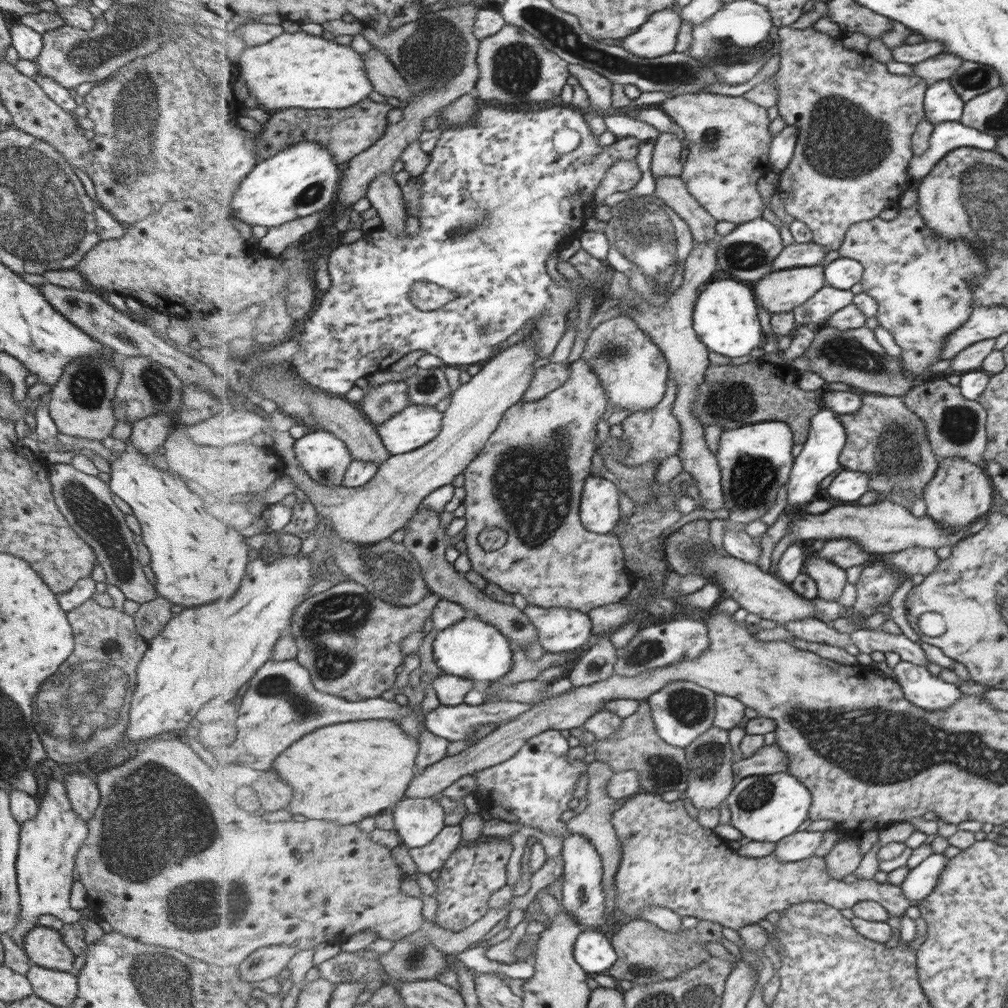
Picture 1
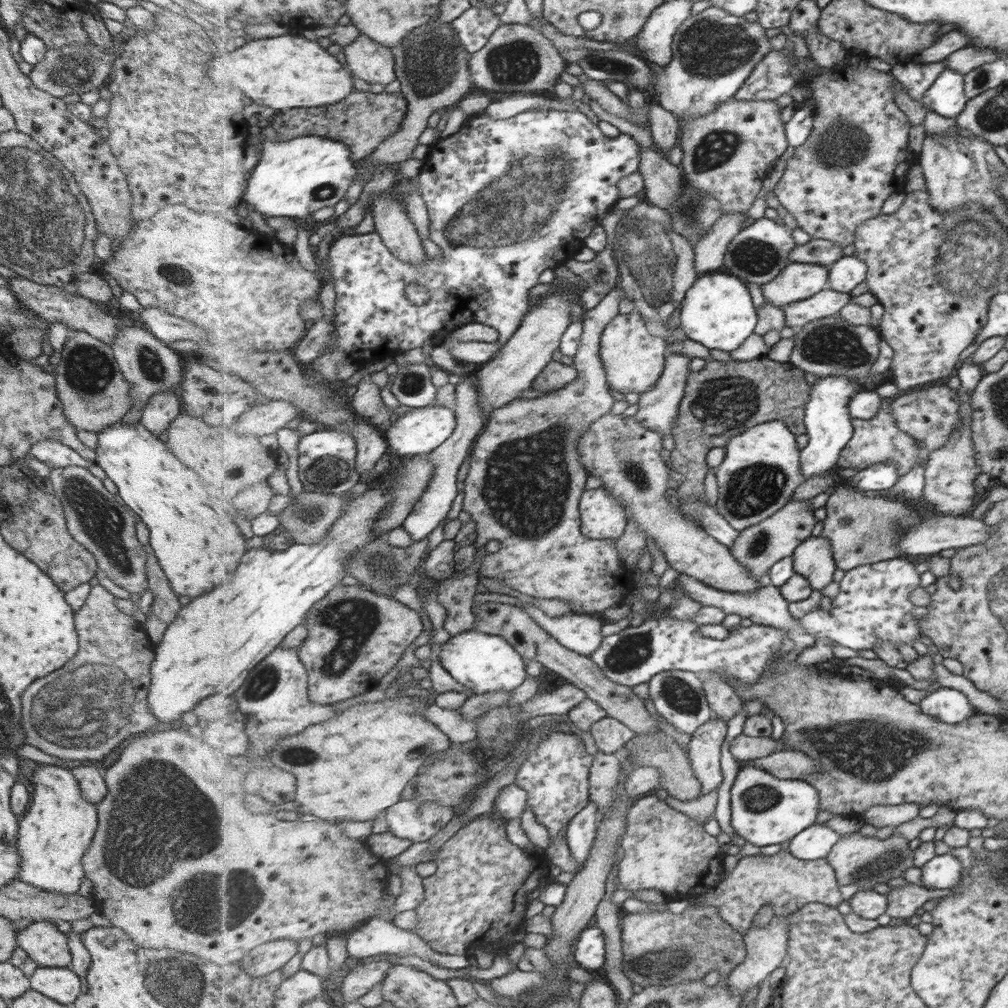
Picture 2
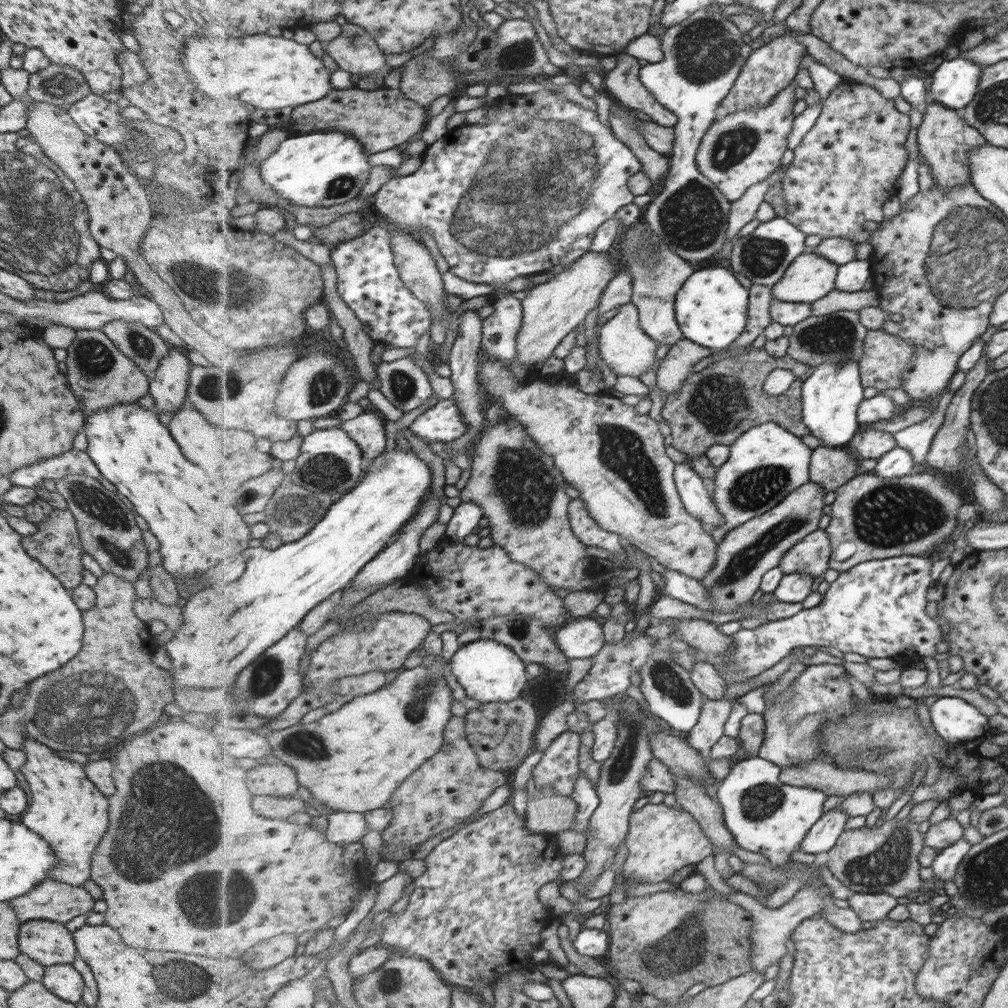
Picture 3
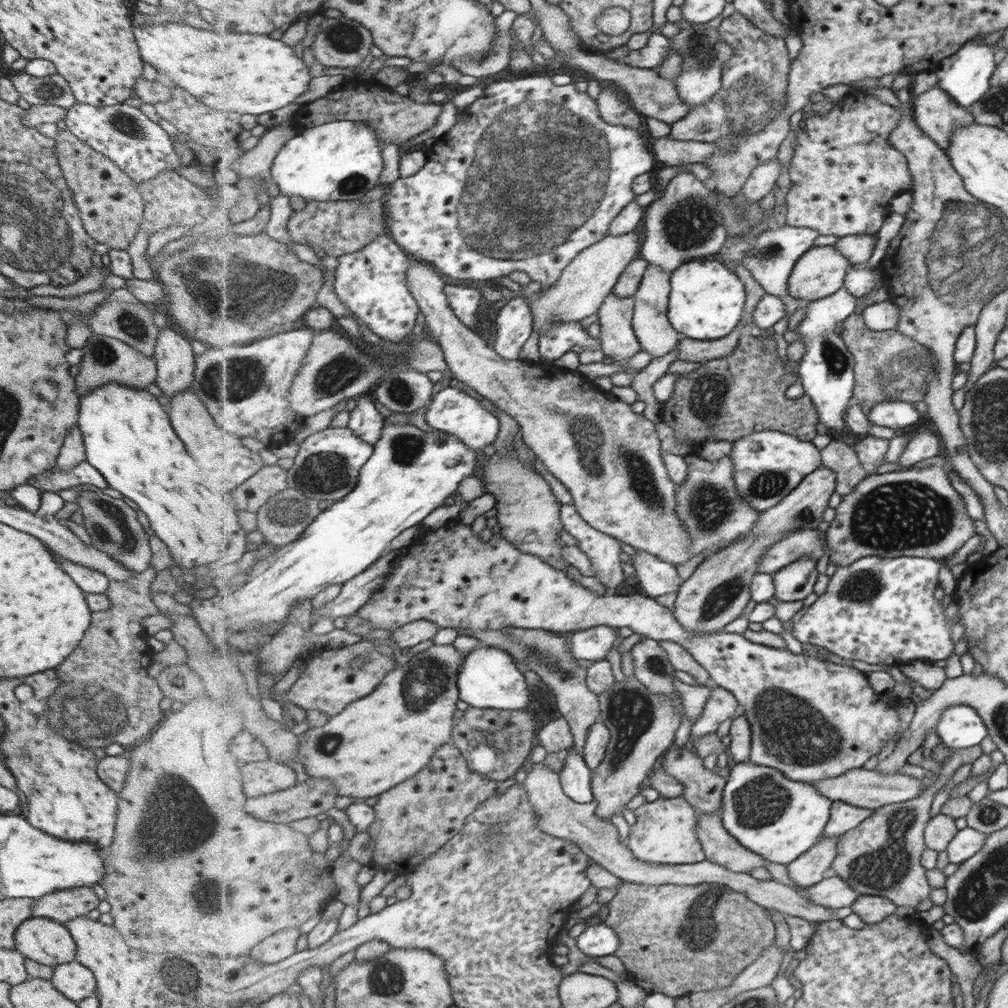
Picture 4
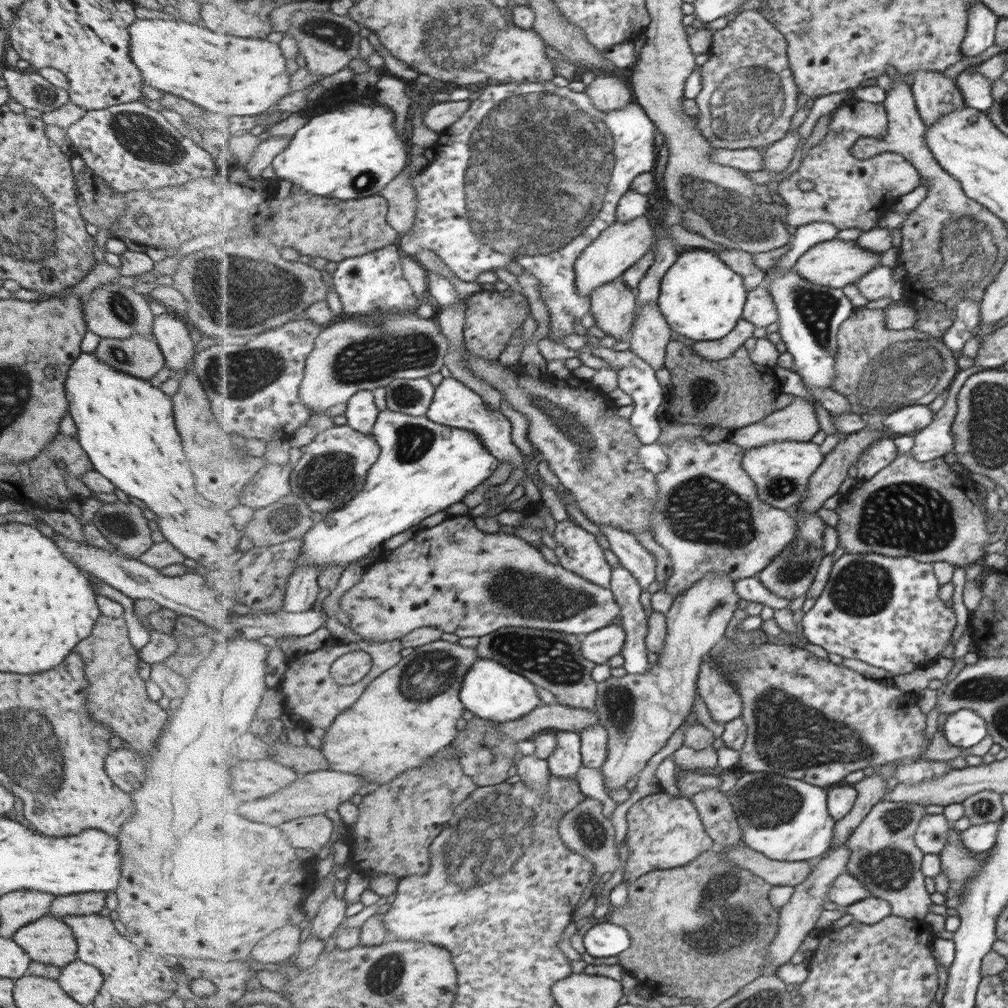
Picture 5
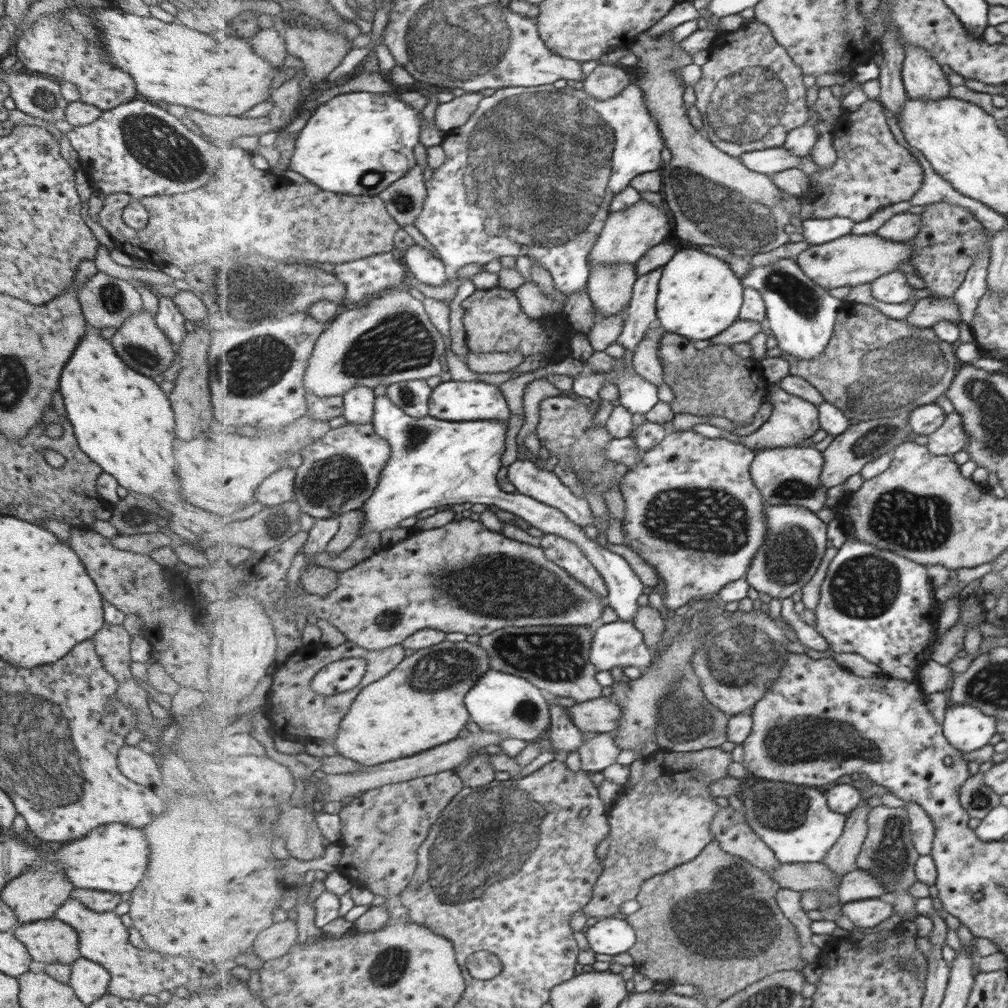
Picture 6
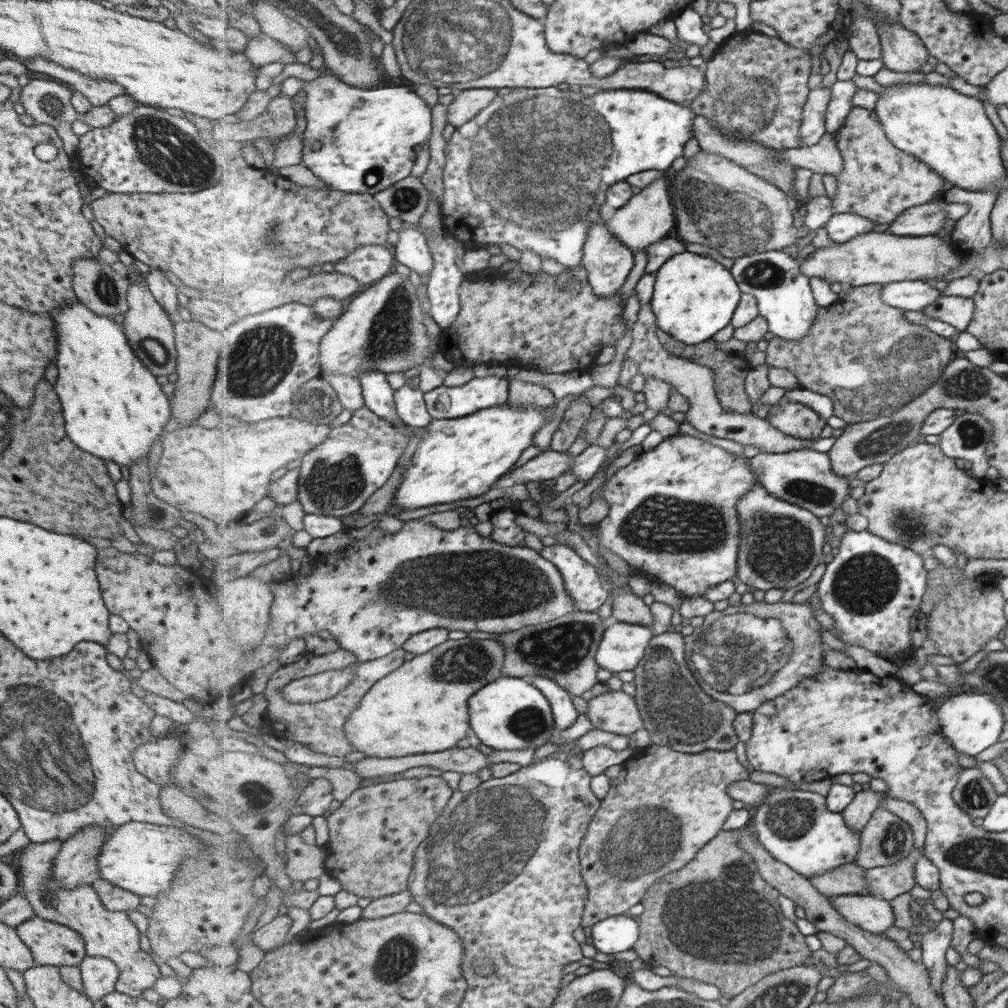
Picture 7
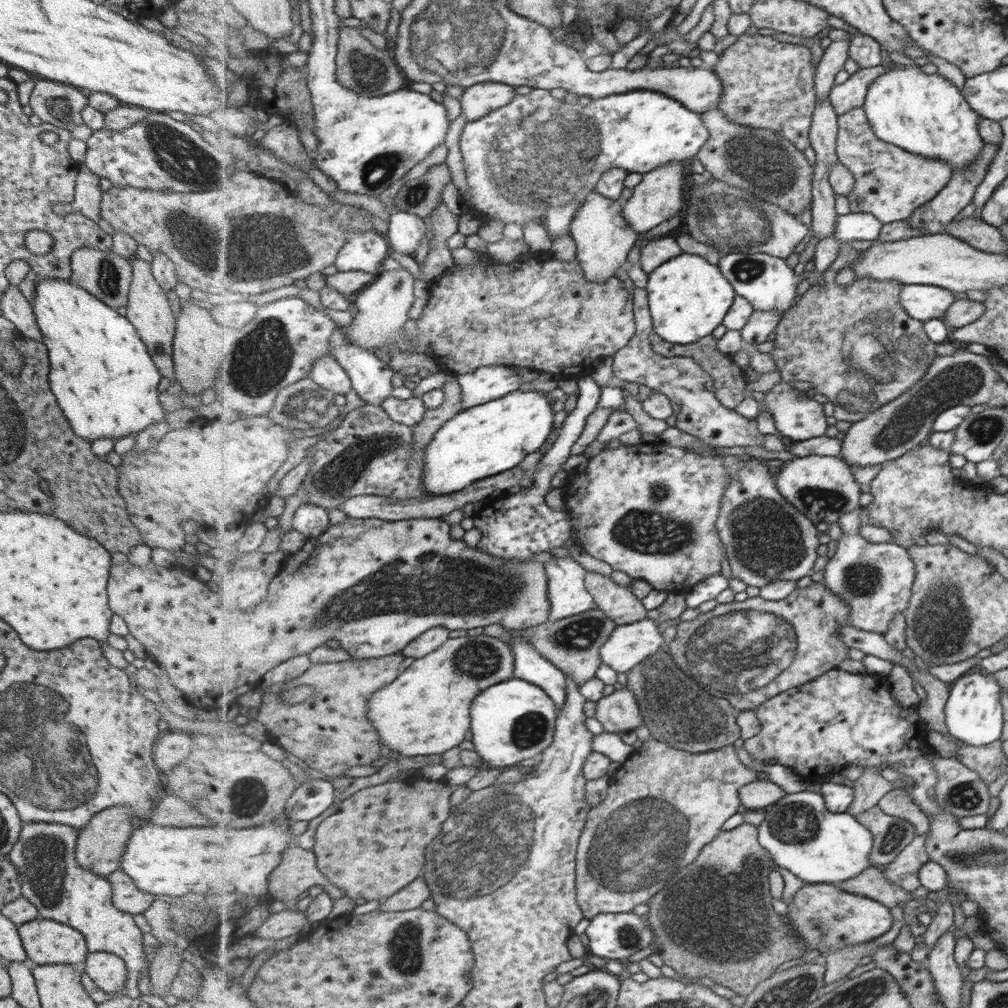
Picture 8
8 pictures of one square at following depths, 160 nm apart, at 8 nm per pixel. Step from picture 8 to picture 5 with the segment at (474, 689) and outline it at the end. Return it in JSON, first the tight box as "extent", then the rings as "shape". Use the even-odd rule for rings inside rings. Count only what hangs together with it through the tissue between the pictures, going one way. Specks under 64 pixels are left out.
{"extent":[319,640,479,785],"shape":[[[437,640],[415,649],[393,669],[377,677],[365,689],[362,697],[349,710],[339,715],[326,730],[319,748],[336,771],[363,775],[366,782],[384,785],[405,771],[421,767],[427,757],[440,753],[459,737],[457,722],[463,718],[466,707],[461,699],[466,674],[479,660],[476,648]]]}

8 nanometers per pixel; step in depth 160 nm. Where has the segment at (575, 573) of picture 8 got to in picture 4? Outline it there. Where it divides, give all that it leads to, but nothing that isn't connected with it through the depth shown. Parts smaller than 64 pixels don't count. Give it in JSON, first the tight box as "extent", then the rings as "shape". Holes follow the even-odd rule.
{"extent":[561,502,627,592],"shape":[[[573,502],[562,506],[561,518],[564,530],[577,540],[578,548],[590,559],[594,576],[607,588],[607,591],[611,592],[619,584],[624,584],[627,579],[623,572],[623,561],[621,561],[621,541],[591,526],[586,519],[579,515]]]}

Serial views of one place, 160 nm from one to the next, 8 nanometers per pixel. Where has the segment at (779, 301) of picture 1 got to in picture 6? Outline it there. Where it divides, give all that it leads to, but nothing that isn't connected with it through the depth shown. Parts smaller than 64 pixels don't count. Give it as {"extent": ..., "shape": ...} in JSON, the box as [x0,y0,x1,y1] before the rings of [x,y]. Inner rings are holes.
{"extent":[796,232,912,289],"shape":[[[875,232],[866,235],[851,233],[835,241],[810,246],[797,256],[796,261],[807,276],[821,286],[831,289],[841,288],[841,286],[859,286],[877,281],[883,274],[897,270],[899,264],[905,262],[911,264],[910,256],[912,256],[912,246],[909,241],[885,240]]]}

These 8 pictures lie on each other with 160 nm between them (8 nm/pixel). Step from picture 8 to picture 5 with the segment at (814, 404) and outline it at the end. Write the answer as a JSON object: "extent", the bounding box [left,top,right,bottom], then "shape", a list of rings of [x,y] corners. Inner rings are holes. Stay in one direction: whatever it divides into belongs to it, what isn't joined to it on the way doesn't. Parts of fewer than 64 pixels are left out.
{"extent":[728,396,822,451],"shape":[[[792,396],[792,401],[786,408],[775,411],[756,424],[737,429],[731,432],[728,440],[749,451],[753,448],[771,445],[771,443],[781,443],[785,441],[810,442],[811,438],[822,430],[821,423],[815,405],[805,400],[803,397]]]}

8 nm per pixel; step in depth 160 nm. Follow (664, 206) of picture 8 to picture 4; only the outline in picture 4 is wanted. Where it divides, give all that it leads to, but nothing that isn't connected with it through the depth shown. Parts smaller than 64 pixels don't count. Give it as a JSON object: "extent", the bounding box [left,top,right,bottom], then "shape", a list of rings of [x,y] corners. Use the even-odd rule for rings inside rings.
{"extent":[497,232,642,334],"shape":[[[637,232],[622,235],[607,235],[603,240],[579,253],[574,261],[563,271],[561,278],[549,288],[543,288],[534,294],[528,294],[521,286],[511,281],[508,275],[497,279],[500,287],[517,291],[525,297],[534,312],[534,326],[540,334],[553,323],[566,323],[583,320],[587,316],[598,314],[603,301],[611,294],[618,284],[626,268],[639,257],[642,252],[641,238]]]}

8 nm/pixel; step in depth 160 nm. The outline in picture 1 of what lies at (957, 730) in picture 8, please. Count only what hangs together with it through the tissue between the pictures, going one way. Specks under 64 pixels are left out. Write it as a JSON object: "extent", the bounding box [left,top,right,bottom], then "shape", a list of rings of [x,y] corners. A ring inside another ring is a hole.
{"extent":[892,661,962,710],"shape":[[[899,661],[892,669],[907,700],[922,710],[945,710],[962,694],[958,686],[937,679],[925,666]]]}

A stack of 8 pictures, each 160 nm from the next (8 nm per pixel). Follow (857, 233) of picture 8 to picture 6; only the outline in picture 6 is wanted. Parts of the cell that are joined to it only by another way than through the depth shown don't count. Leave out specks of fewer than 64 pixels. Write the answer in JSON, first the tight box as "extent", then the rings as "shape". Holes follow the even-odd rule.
{"extent":[801,217,855,246],"shape":[[[845,217],[805,219],[801,225],[802,235],[811,246],[846,237],[853,232],[853,226],[855,219]]]}

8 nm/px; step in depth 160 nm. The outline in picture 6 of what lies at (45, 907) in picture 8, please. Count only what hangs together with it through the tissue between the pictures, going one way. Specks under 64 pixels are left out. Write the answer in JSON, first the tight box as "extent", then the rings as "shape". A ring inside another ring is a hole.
{"extent":[54,900,167,1000],"shape":[[[67,900],[55,910],[54,919],[68,924],[78,936],[78,949],[81,957],[99,963],[109,974],[109,983],[106,992],[116,997],[127,1000],[139,1000],[144,994],[157,995],[165,990],[165,982],[157,982],[159,972],[155,966],[167,966],[159,964],[161,958],[151,952],[137,950],[127,939],[127,927],[125,927],[119,916],[110,912],[95,912],[87,910],[79,900]],[[157,972],[157,974],[149,974]]]}

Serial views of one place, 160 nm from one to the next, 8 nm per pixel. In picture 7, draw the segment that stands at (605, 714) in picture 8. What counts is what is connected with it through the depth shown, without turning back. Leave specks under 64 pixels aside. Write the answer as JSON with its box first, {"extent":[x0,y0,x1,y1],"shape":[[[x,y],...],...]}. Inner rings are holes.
{"extent":[584,691,645,736],"shape":[[[609,691],[588,701],[584,713],[595,729],[629,736],[645,726],[637,702],[631,694]]]}

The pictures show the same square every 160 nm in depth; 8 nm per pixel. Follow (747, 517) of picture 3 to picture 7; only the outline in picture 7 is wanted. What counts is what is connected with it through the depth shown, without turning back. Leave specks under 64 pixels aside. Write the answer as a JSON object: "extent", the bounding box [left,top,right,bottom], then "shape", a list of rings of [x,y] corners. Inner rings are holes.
{"extent":[751,449,851,519],"shape":[[[804,449],[777,454],[763,451],[751,458],[751,469],[757,476],[757,482],[763,483],[771,496],[809,510],[819,519],[829,517],[842,509],[843,503],[851,494],[849,478],[833,470],[828,452]]]}

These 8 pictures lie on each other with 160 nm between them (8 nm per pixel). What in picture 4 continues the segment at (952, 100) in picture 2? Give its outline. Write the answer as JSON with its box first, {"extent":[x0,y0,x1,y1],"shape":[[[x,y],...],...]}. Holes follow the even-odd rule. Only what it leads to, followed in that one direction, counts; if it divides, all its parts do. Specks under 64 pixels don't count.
{"extent":[933,34,999,107],"shape":[[[985,34],[981,35],[981,36],[975,36],[973,37],[971,40],[967,41],[965,44],[961,45],[959,47],[959,50],[957,50],[957,52],[954,52],[950,57],[946,57],[945,60],[941,61],[941,64],[938,66],[938,68],[935,68],[933,71],[936,74],[937,77],[937,86],[939,86],[940,89],[943,89],[952,99],[954,99],[954,101],[956,103],[958,103],[959,106],[962,107],[969,107],[971,106],[973,103],[977,102],[988,90],[990,87],[989,84],[989,77],[991,76],[991,73],[994,71],[994,68],[996,67],[996,63],[997,63],[997,59],[999,58],[999,56],[995,53],[995,50],[993,50],[993,48],[987,44],[981,44],[980,37],[983,37]]]}

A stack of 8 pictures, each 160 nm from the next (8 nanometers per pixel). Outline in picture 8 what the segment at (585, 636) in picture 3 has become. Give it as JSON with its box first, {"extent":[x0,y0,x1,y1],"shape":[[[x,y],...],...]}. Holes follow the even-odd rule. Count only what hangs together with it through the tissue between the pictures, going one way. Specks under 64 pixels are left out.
{"extent":[602,617,664,673],"shape":[[[647,617],[633,624],[618,625],[602,647],[602,662],[625,673],[658,653],[664,645],[657,624]]]}

